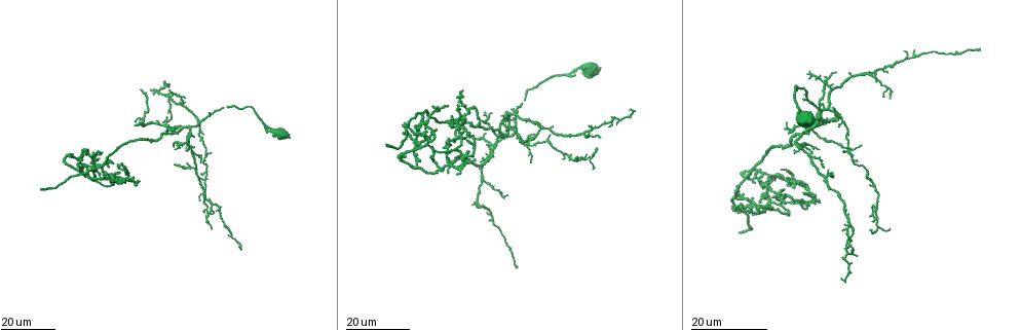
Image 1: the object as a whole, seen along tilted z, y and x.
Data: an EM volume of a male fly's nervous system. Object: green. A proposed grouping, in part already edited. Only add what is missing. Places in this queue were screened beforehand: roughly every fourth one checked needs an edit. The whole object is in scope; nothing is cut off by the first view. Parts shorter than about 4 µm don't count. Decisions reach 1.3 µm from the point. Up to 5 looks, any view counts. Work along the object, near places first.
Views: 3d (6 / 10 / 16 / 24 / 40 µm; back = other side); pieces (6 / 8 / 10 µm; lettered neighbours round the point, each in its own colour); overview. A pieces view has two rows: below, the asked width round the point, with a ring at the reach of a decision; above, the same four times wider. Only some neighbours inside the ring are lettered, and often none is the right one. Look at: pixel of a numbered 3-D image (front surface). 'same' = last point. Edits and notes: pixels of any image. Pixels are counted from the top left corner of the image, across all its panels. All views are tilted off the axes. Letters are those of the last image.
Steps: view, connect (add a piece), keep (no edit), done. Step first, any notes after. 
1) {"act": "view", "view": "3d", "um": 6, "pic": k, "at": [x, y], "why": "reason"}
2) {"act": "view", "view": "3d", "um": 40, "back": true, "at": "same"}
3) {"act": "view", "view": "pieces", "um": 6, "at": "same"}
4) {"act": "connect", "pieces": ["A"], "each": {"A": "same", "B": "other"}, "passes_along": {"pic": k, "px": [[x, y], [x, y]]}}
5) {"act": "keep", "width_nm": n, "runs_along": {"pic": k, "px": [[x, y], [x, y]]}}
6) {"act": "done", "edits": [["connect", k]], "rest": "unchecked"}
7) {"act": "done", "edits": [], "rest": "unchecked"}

{"act": "view", "view": "3d", "um": 16, "pic": 1, "at": [446, 172], "why": "an open end"}

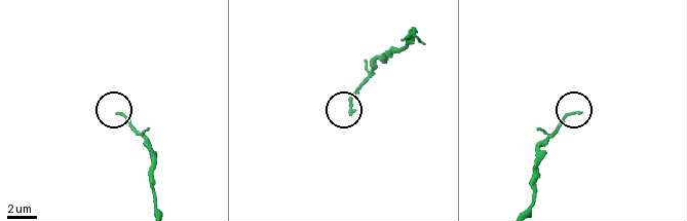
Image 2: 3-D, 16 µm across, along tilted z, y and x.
{"act": "view", "view": "pieces", "um": 6, "pic": 2, "at": [579, 112], "why": "what lies round it"}

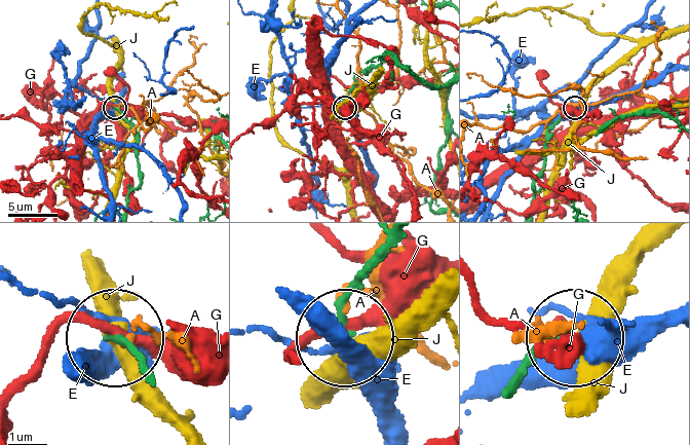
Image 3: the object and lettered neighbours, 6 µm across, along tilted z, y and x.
{"act": "keep", "width_nm": 170, "each": {"A": "other", "E": "other", "G": "other", "J": "other"}, "found": "none of them fits"}

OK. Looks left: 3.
{"act": "view", "view": "3d", "um": 24, "pic": 1, "at": [134, 126], "why": "free end"}

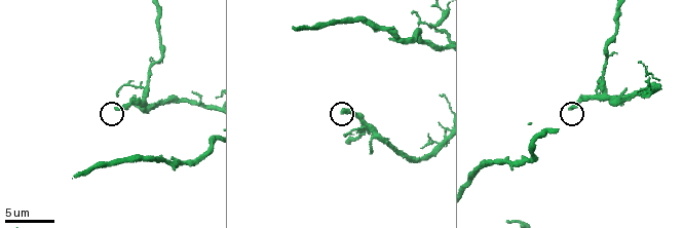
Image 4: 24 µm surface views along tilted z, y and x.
{"act": "view", "view": "pieces", "um": 8, "pic": 4, "at": [119, 109]}

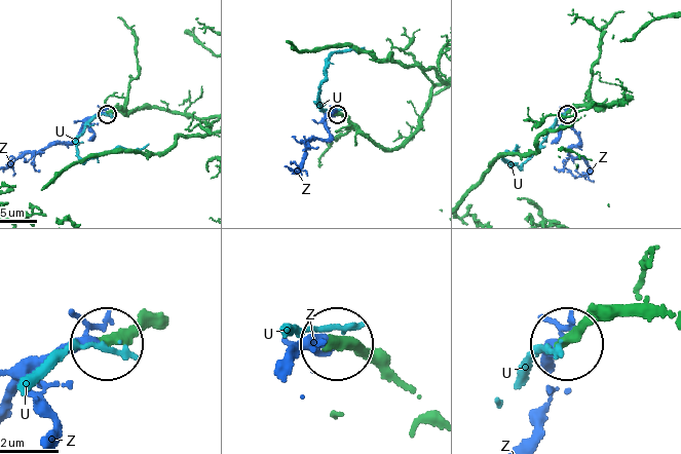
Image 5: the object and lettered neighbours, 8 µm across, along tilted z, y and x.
{"act": "connect", "pieces": ["Z"], "each": {"U": "other", "Z": "same"}, "found": "it goes on there"}

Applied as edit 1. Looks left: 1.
{"act": "done", "edits": [["connect", 5]], "rest": "unchecked"}

